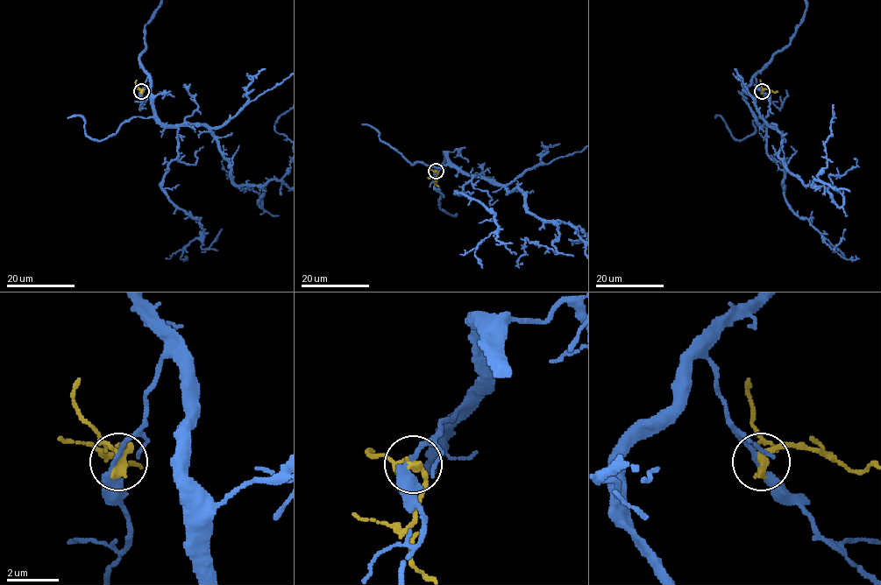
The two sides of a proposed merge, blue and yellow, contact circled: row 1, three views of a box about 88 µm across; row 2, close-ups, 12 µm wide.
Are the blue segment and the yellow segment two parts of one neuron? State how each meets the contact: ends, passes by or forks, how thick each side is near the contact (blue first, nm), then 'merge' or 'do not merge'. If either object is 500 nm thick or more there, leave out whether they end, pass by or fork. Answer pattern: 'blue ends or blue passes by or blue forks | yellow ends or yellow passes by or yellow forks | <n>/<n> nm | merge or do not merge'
blue passes by | yellow passes by | 190/260 nm | do not merge

